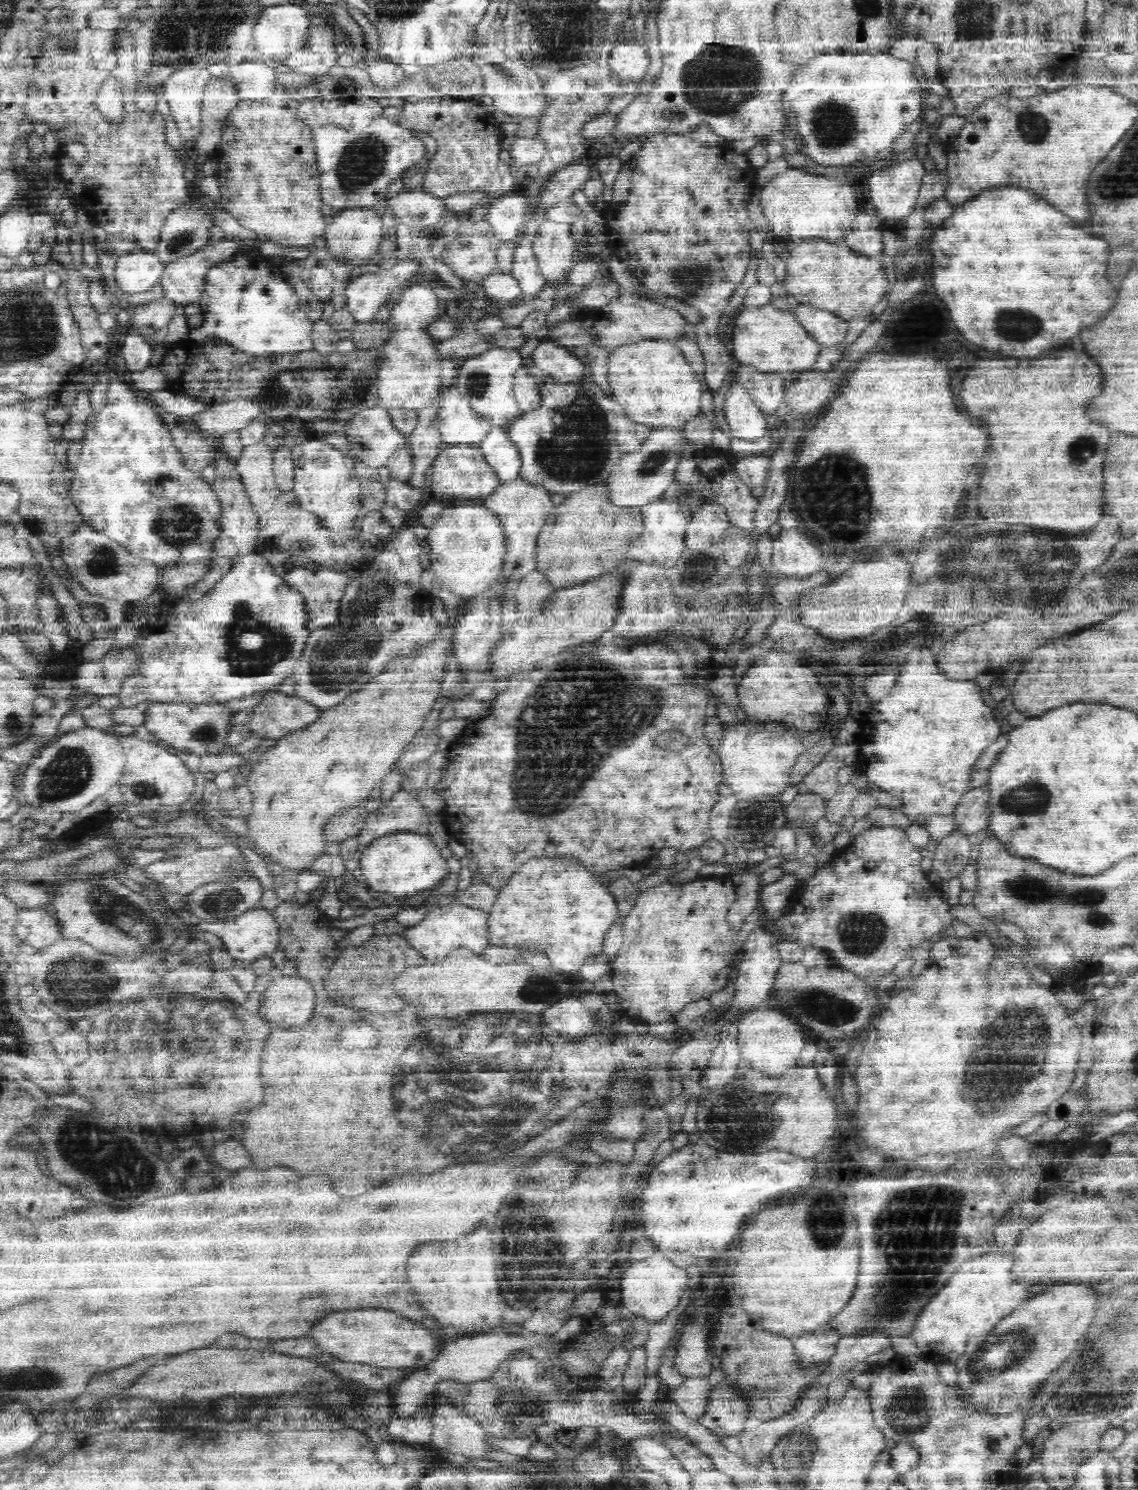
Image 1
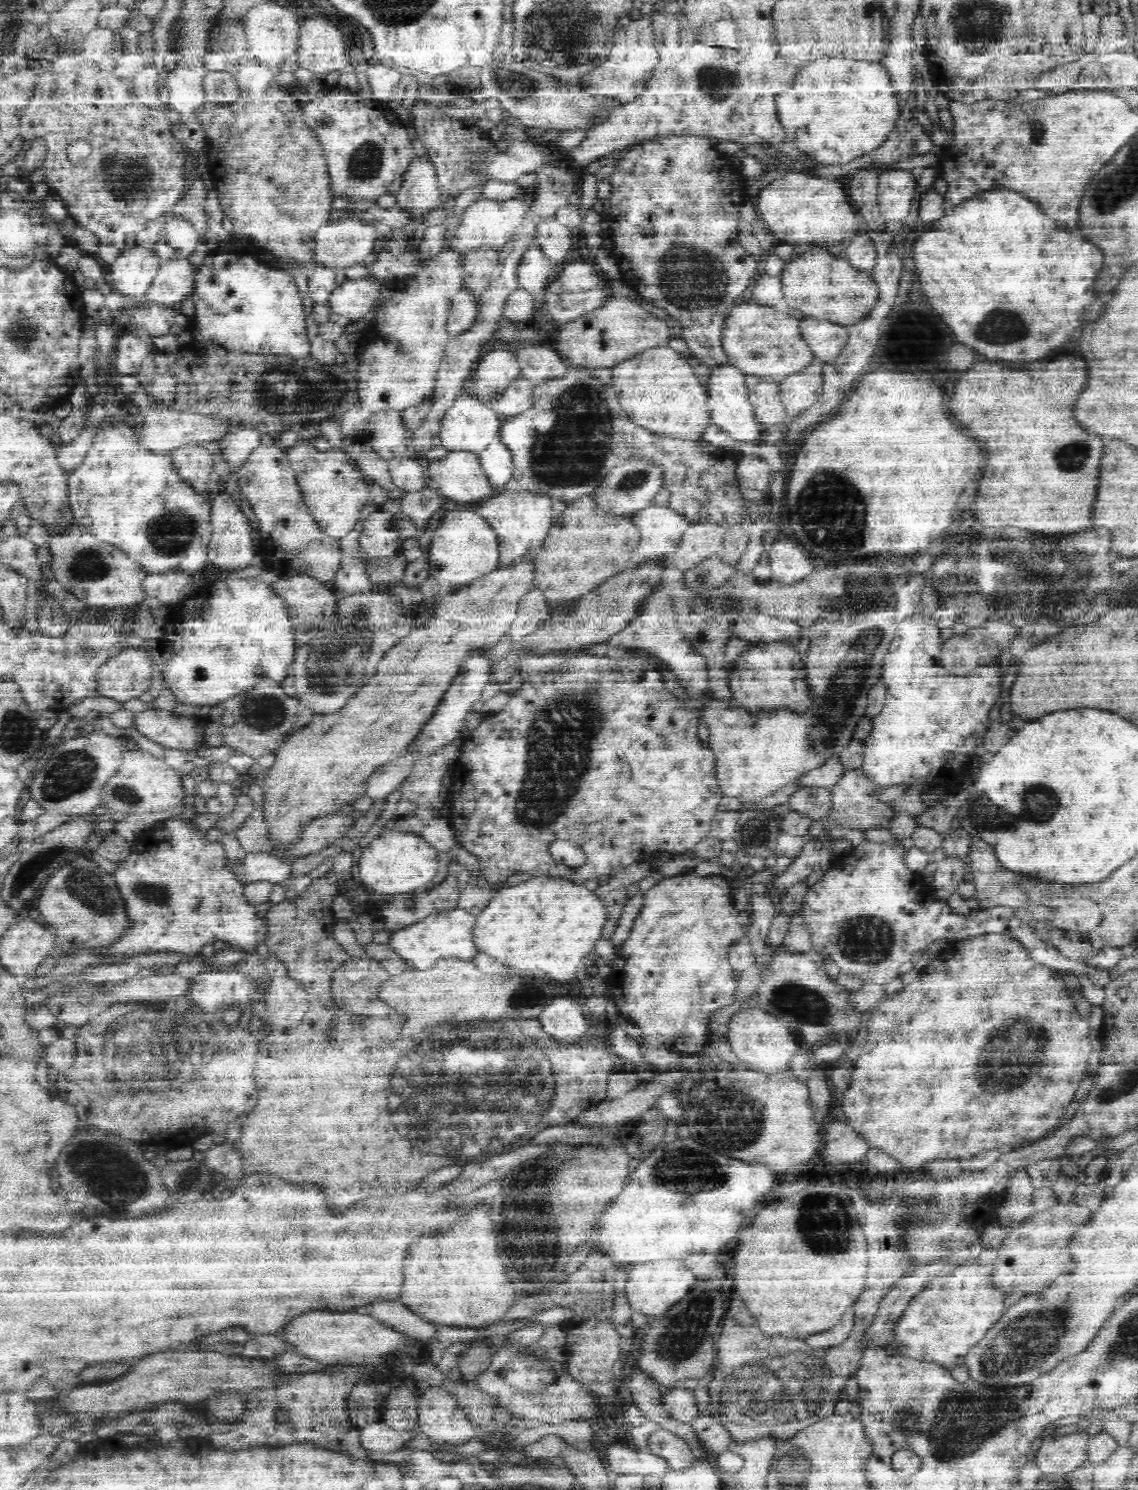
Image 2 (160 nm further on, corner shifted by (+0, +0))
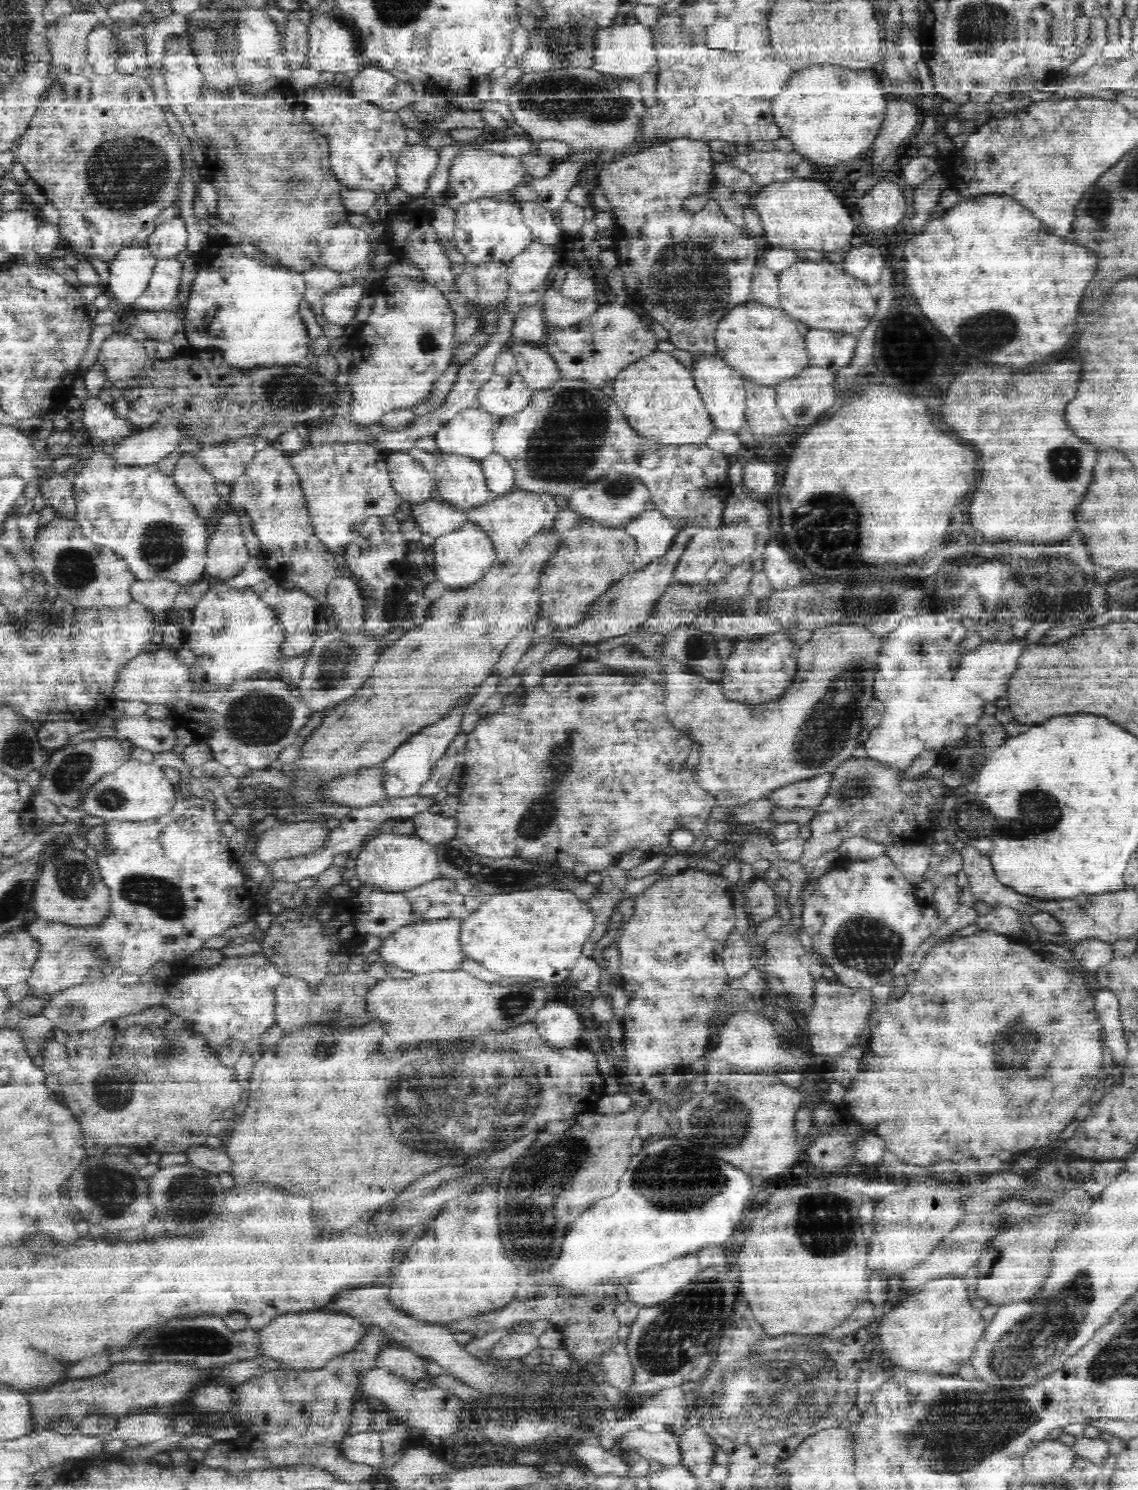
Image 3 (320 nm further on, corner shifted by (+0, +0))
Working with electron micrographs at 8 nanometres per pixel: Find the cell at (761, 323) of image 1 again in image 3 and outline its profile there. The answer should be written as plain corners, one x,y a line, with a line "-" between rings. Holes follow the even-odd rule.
749,300
729,310
715,332
716,356
747,379
770,386
798,376
809,365
805,338
798,332
798,320
780,306

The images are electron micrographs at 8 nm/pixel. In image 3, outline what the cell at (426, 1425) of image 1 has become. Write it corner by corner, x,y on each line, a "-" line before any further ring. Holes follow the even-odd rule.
370,1430
348,1435
340,1444
340,1449
354,1462
365,1462
375,1466
386,1460
385,1446
380,1431

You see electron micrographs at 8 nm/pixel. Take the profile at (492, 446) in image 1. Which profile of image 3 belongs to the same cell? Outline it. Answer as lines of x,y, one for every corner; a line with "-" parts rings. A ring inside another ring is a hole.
492,452
480,460
488,488
497,496
513,490
514,471
509,460
502,454

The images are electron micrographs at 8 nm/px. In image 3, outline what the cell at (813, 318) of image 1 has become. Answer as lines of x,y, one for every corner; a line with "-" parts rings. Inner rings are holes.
809,327
804,338
810,365
824,366
836,373
852,358
854,337
850,333

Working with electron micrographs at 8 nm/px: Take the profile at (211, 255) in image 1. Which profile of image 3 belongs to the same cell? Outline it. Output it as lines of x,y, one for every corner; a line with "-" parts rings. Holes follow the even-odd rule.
176,257
158,259
149,285
137,298
135,305
146,310
175,308
184,270
182,263

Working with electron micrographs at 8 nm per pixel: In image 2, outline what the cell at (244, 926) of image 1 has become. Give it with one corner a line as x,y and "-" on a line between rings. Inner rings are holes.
175,818
165,821
165,824
162,821
160,825
152,825
140,834
133,853
123,863
118,864
116,872
112,874
126,899
129,915
133,920
133,931
111,947
94,949
96,952
129,956
141,951
172,951
185,953
186,958
190,958
200,954
205,944
216,940
231,944
234,949
246,954
257,952
257,946
264,944
268,936
267,919
242,899
242,883
228,869
222,867
224,847
217,841
207,843
203,836
192,830
190,825
186,825
184,820

